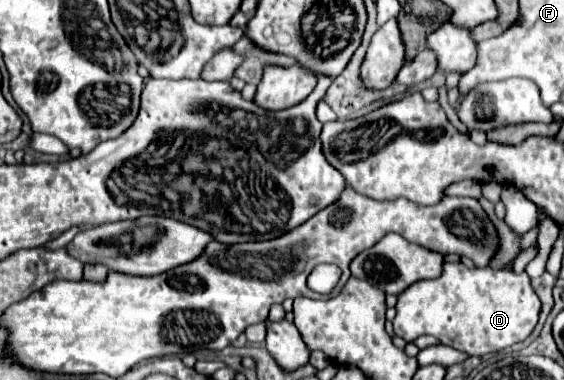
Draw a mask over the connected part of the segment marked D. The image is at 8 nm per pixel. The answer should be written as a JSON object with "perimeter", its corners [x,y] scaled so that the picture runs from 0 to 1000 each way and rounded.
{"perimeter":[[[791,689],[780,732],[745,737],[706,779],[699,874],[720,900],[762,879],[816,926],[858,937],[929,900],[954,847],[954,821],[957,784],[943,763],[933,716],[911,721],[869,700],[826,705],[819,689]]]}

